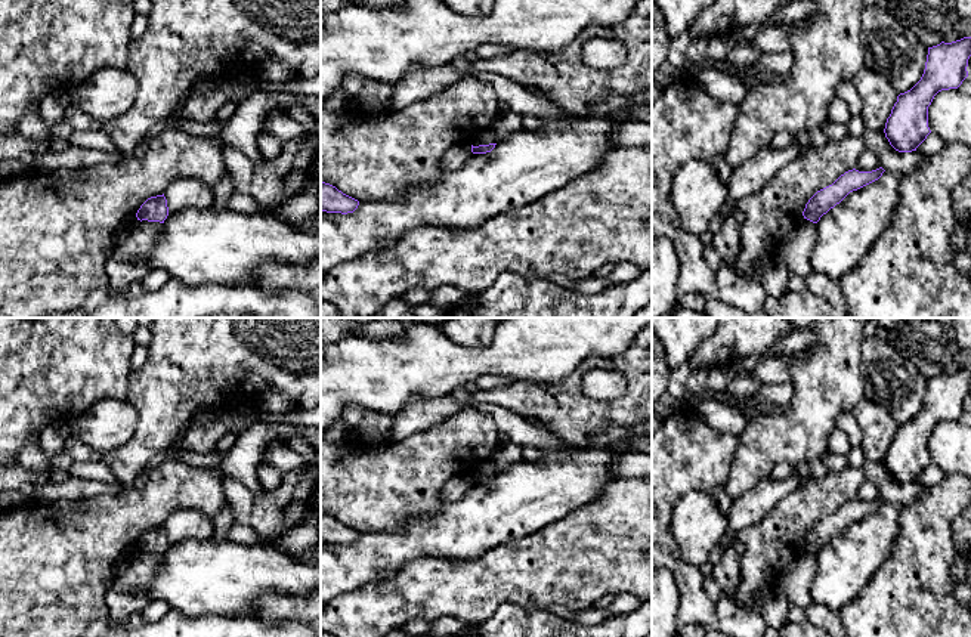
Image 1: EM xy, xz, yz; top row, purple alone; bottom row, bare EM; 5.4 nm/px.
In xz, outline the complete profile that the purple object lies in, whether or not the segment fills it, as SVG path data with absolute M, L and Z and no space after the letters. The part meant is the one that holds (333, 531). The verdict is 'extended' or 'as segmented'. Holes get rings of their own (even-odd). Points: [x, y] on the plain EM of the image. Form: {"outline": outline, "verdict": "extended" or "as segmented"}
{"outline": "M321 511L321 542L347 545L353 544L358 536L358 531Z", "verdict": "as segmented"}

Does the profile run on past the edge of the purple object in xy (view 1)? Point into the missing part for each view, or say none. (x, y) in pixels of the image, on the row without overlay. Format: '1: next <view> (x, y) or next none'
1: next none

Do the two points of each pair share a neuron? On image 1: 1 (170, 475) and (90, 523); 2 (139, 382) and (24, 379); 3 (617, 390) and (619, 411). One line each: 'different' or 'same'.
1: same
2: different
3: different

